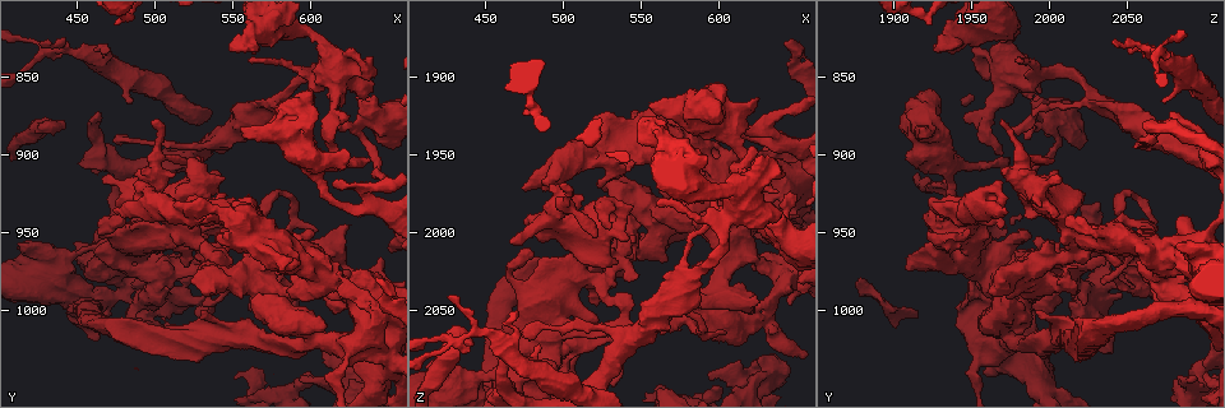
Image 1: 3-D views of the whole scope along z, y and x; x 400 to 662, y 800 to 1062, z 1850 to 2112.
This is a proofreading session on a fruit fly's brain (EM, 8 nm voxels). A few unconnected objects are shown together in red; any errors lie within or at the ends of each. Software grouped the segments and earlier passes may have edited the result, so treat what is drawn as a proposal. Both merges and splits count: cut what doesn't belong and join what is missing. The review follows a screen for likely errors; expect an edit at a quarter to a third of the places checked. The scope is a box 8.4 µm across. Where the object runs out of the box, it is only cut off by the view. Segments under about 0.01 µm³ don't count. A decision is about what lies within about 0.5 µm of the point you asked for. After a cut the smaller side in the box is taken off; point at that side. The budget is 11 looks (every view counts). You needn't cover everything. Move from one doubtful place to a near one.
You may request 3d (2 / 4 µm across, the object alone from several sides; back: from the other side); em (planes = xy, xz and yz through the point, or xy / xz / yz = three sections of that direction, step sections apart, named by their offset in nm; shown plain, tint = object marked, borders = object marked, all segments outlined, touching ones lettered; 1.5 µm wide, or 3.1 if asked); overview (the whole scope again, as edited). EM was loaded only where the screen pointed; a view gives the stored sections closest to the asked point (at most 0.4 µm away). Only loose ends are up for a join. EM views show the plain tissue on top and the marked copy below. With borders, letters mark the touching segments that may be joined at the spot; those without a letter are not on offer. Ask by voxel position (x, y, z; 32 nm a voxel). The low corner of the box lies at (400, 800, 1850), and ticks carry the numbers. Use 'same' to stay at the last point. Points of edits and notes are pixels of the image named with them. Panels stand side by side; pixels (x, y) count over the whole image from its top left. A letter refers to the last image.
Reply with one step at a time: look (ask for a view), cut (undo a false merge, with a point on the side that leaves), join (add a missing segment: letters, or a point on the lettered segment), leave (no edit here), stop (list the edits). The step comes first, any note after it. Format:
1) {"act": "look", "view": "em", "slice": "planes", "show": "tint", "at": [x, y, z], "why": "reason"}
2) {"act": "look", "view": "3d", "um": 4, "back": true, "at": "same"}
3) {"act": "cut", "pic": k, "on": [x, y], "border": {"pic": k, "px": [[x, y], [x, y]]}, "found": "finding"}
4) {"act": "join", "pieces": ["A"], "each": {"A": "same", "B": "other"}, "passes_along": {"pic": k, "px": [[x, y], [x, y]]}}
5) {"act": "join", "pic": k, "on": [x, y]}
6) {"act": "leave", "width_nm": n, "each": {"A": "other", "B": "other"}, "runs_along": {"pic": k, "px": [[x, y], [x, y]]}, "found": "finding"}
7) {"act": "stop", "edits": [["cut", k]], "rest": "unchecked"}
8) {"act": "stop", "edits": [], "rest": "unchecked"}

{"act": "look", "view": "em", "slice": "xz", "step": 4, "show": "tint", "at": [492, 908, 1968], "why": "an open end"}

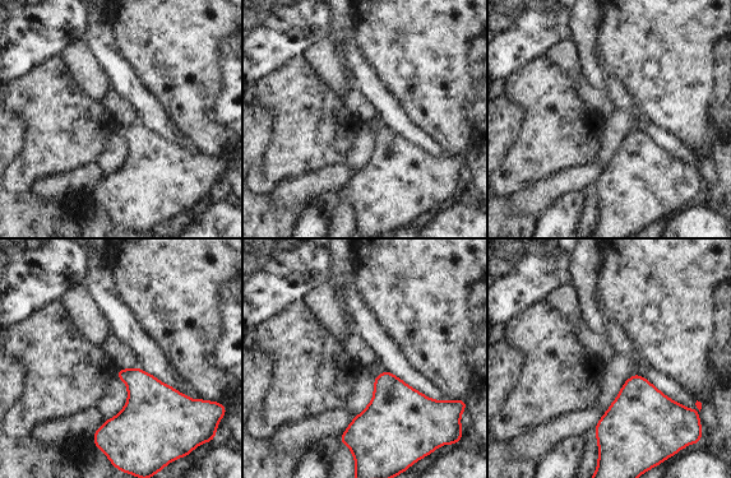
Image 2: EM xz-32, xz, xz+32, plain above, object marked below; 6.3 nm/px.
{"act": "look", "view": "em", "slice": "xz", "step": 4, "show": "borders", "at": "same", "why": "what lies round it"}

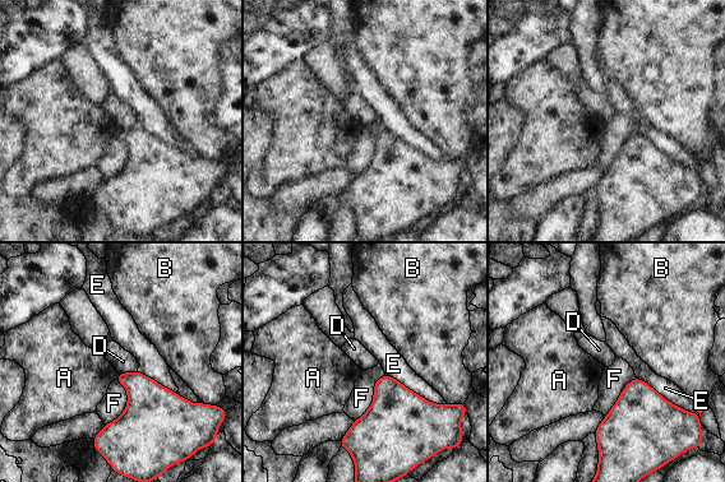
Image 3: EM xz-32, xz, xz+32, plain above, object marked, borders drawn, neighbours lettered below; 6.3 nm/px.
{"act": "leave", "each": {"A": "other", "B": "other", "D": "other", "E": "other", "F": "other"}, "border": {"pic": 3, "px": [[137, 369], [129, 372], [118, 372]]}, "found": "none of them fits"}

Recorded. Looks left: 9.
{"act": "look", "view": "em", "slice": "xz", "step": 8, "show": "borders", "at": [562, 840, 1982], "why": "tapers out"}

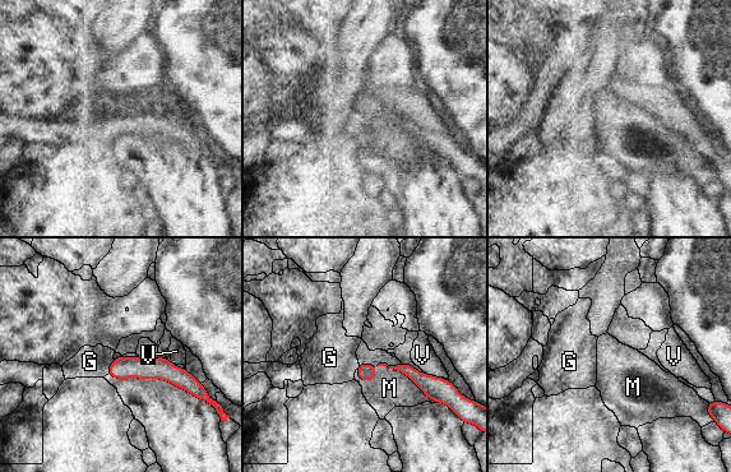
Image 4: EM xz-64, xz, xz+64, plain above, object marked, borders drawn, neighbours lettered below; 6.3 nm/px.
{"act": "leave", "width_nm": 100, "each": {"G": "other", "M": "other", "V": "other"}, "border": {"pic": 4, "px": [[359, 362], [392, 366], [438, 402]]}, "found": "no lettered segment goes on from it"}

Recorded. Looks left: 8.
{"act": "look", "view": "3d", "um": 2, "at": [430, 880, 2058], "why": "branch stops here"}

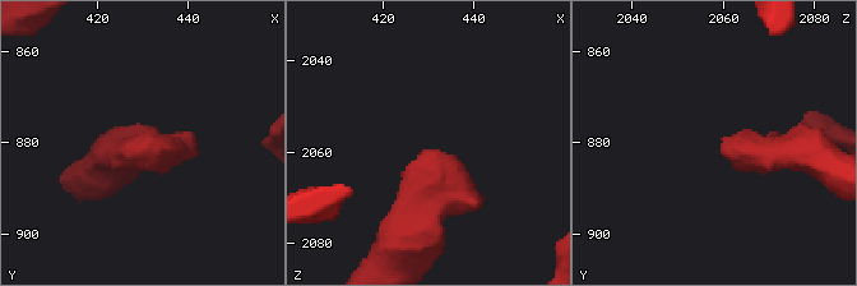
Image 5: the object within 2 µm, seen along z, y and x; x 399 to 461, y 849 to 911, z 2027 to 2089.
{"act": "look", "view": "em", "slice": "planes", "show": "borders", "at": [431, 880, 2059], "why": "now the EM"}

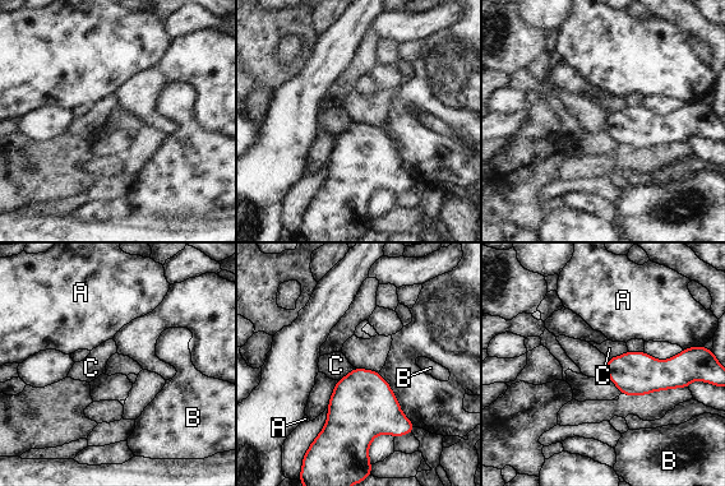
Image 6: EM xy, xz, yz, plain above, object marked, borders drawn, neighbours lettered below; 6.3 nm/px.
{"act": "leave", "width_nm": 220, "each": {"A": "other", "B": "other", "C": "other"}, "border": {"pic": 6, "px": [[628, 351], [608, 359]]}, "found": "no lettered segment goes on from it"}

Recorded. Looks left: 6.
{"act": "look", "view": "em", "slice": "planes", "show": "borders", "at": [428, 828, 2042], "why": "free end"}

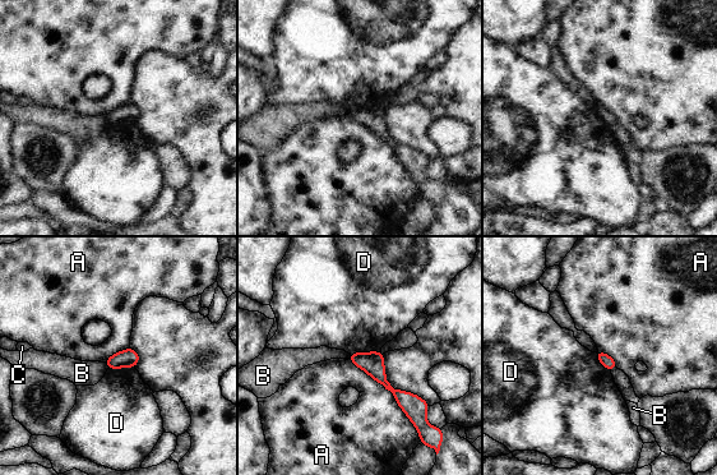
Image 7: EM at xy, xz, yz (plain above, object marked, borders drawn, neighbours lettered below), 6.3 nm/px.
{"act": "leave", "each": {"A": "other", "B": "other", "C": "other", "D": "other"}, "runs_along": {"pic": 7, "px": [[352, 356], [419, 407]]}, "found": "none of them fits"}

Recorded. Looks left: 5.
{"act": "stop", "edits": [], "rest": "unchecked"}

